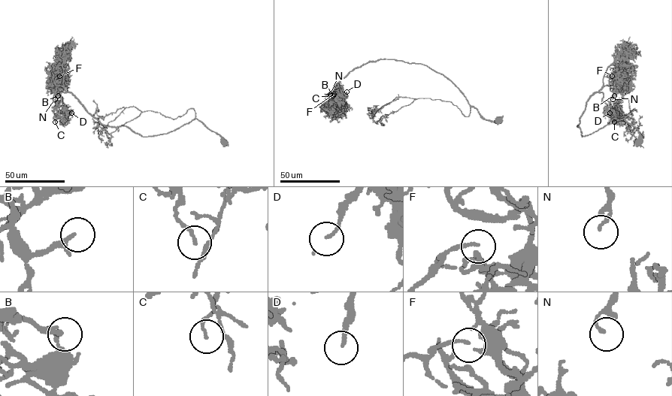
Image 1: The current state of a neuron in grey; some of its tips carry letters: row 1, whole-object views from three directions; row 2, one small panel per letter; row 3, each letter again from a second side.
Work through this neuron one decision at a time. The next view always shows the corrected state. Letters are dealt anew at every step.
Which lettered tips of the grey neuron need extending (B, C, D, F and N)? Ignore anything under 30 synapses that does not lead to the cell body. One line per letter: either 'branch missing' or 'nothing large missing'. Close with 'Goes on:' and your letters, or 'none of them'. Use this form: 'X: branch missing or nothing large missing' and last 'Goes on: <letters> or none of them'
B: branch missing
C: nothing large missing
D: nothing large missing
F: nothing large missing
N: branch missing
Goes on: B, N

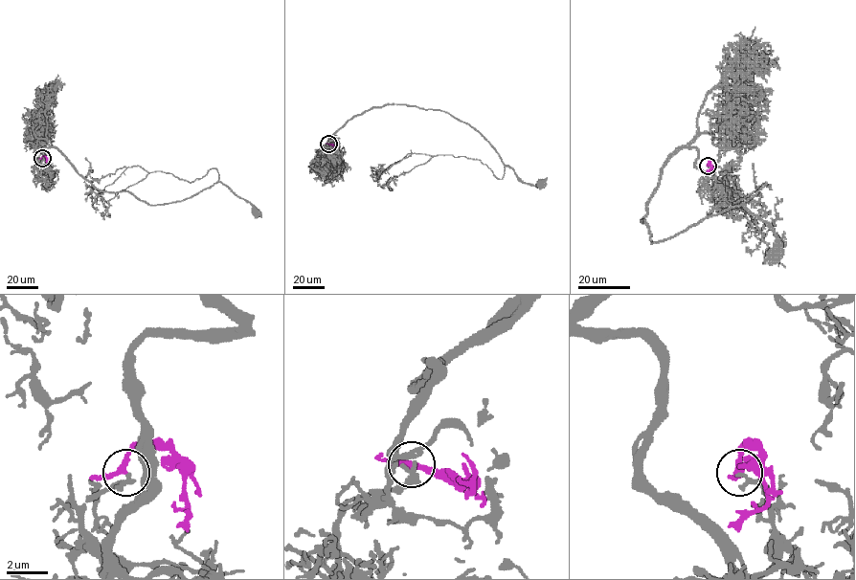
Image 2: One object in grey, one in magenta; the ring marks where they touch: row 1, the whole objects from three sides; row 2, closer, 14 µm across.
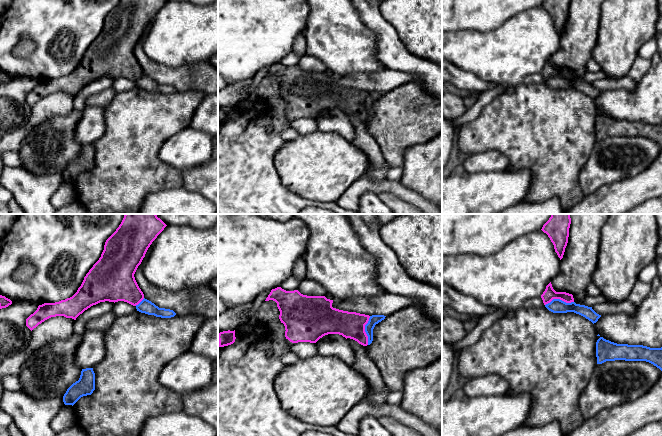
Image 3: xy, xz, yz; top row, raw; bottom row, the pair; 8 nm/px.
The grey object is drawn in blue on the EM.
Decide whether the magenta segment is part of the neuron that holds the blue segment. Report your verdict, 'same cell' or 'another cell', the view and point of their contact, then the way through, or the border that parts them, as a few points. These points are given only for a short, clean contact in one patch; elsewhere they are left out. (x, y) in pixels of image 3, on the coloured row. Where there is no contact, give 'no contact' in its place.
another cell | xz (365, 330) | along xz (370, 316), (365, 325), (367, 344)

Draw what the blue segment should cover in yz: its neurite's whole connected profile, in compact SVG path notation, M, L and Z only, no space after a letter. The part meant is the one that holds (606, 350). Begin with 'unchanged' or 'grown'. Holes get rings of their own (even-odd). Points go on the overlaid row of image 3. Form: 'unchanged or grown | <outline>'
unchanged | M600 337L596 342L596 357L597 364L615 360L646 361L662 371L662 347L617 344Z

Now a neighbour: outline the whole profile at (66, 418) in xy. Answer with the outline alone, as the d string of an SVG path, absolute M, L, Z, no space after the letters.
M65 405L50 423L51 428L56 434L77 424L77 415L72 405Z

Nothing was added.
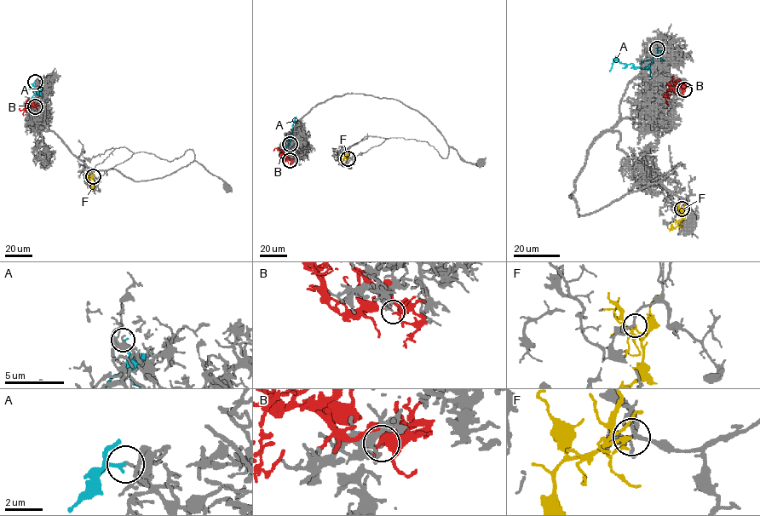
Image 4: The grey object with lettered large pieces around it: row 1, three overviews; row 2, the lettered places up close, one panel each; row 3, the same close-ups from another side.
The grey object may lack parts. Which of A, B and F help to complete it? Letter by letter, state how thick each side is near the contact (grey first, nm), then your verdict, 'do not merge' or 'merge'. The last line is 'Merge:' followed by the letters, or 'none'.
A: 170 nm thick on the grey side, 180 nm on the other; do not merge
B: 110 nm thick on the grey side, 240 nm on the other; do not merge
F: 170 nm thick on the grey side, 150 nm on the other; merge
Merge: F

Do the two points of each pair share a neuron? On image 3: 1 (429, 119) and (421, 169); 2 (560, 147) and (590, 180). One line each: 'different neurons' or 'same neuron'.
1: different neurons
2: different neurons

